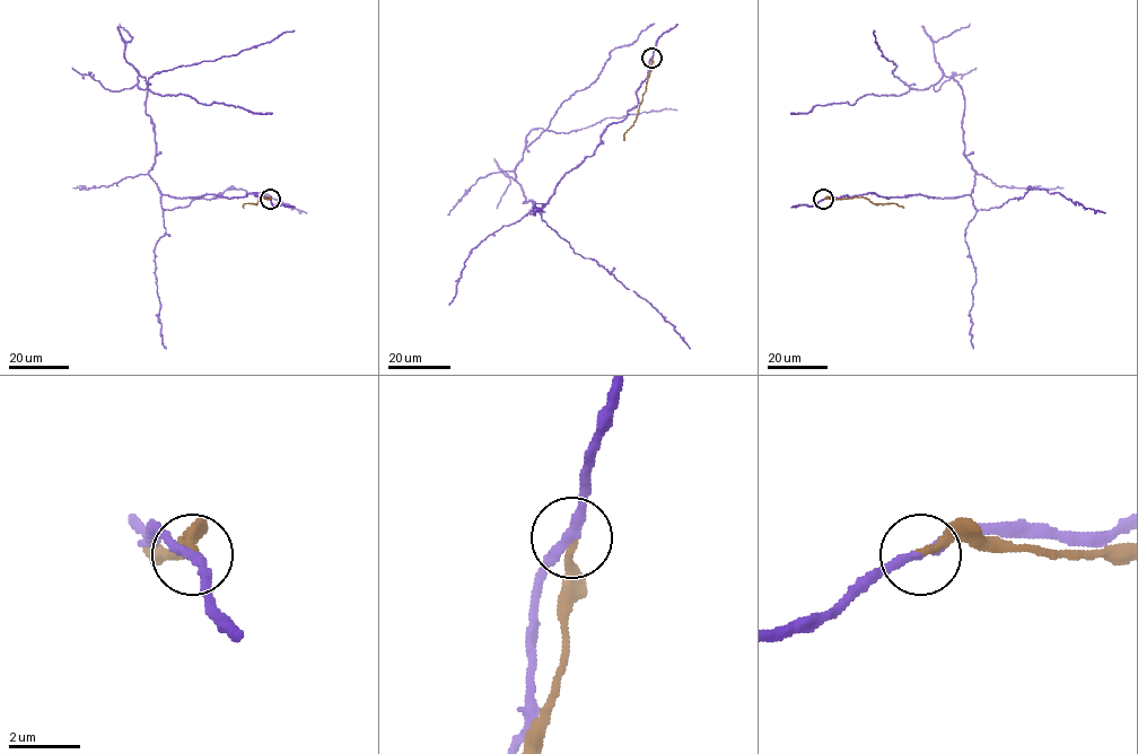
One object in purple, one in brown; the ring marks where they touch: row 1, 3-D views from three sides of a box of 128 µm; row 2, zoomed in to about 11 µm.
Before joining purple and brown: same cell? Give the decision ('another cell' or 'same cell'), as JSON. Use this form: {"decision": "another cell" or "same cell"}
{"decision": "another cell"}

